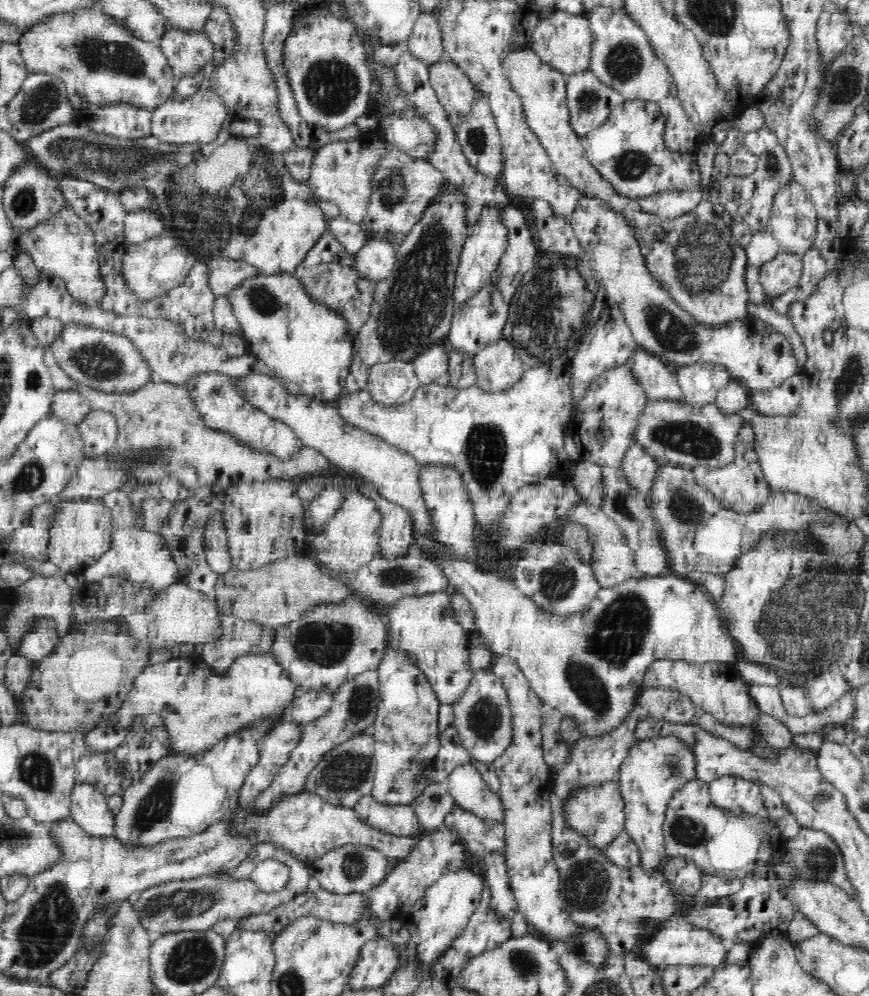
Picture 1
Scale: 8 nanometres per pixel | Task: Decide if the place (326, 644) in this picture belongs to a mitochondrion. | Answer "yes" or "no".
yes

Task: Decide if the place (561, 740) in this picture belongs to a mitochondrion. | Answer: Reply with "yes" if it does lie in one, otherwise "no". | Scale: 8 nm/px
no

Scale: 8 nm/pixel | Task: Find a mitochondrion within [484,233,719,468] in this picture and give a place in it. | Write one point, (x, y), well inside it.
(544, 321)

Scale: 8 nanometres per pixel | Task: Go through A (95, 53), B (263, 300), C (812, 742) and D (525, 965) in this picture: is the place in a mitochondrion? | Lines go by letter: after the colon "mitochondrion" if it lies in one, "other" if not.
A: mitochondrion
B: mitochondrion
C: other
D: mitochondrion

